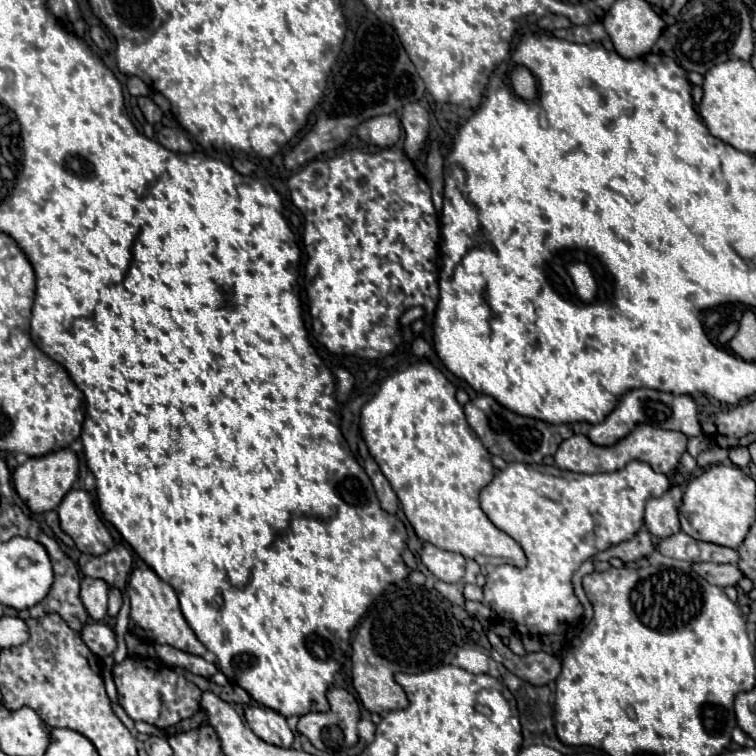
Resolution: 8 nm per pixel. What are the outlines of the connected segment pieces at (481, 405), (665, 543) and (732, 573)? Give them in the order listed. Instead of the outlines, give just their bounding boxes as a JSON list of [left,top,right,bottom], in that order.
[[465,396,573,464],[657,532,695,562],[693,562,743,586]]

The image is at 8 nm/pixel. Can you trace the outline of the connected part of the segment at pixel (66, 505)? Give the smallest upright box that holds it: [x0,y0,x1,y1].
[57,490,113,556]

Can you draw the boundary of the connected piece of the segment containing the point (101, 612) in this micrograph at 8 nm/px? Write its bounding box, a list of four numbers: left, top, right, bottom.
[81,578,109,620]

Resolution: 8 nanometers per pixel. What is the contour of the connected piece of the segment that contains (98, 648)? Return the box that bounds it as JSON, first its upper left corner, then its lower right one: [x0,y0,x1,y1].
[81,622,117,658]

